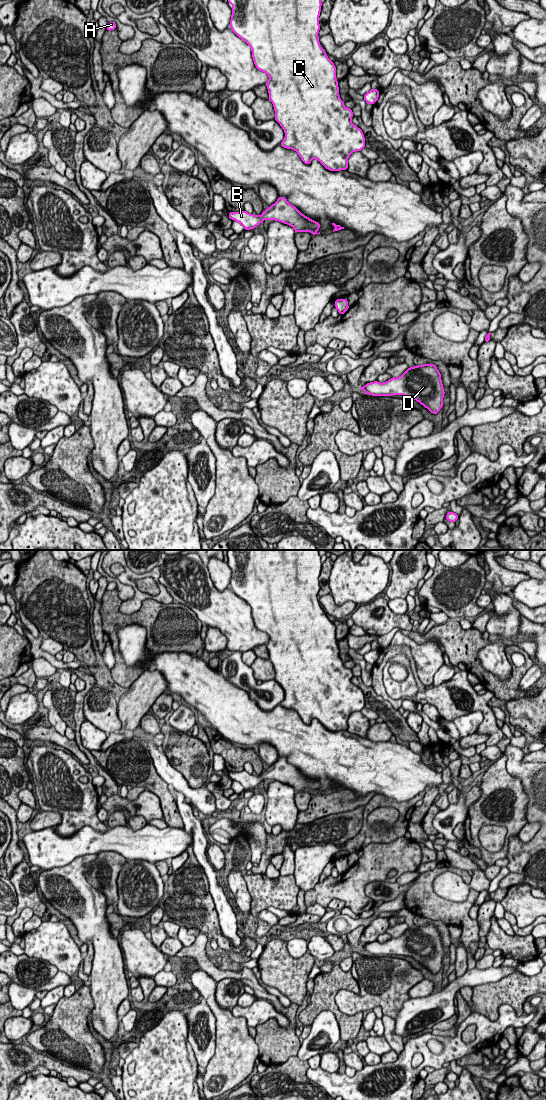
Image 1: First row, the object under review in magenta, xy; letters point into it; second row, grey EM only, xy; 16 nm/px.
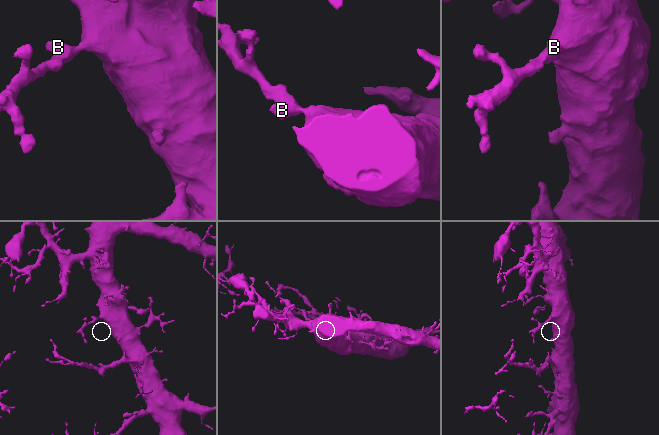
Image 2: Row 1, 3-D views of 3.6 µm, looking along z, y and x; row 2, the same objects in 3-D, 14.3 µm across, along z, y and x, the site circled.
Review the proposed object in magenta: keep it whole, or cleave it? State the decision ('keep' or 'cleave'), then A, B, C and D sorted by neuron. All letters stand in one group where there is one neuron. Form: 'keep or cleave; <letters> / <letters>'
keep; A B C D

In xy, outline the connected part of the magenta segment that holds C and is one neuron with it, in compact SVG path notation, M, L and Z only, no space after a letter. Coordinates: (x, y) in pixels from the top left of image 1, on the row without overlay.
M227 550L227 556L232 564L229 587L251 607L256 628L269 636L266 646L275 670L274 679L285 692L280 705L295 710L307 725L315 718L330 731L347 730L349 716L365 707L365 697L351 682L352 669L346 668L339 656L336 627L319 603L319 550Z

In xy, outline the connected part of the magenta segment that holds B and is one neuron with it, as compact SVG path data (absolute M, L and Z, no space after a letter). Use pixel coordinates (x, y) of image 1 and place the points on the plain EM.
M278 757L278 760L268 767L260 776L249 774L246 771L230 772L229 778L239 782L245 790L254 789L264 780L276 780L284 784L290 785L295 792L311 792L312 796L317 793L320 783L303 775L295 766L287 762L286 757Z

